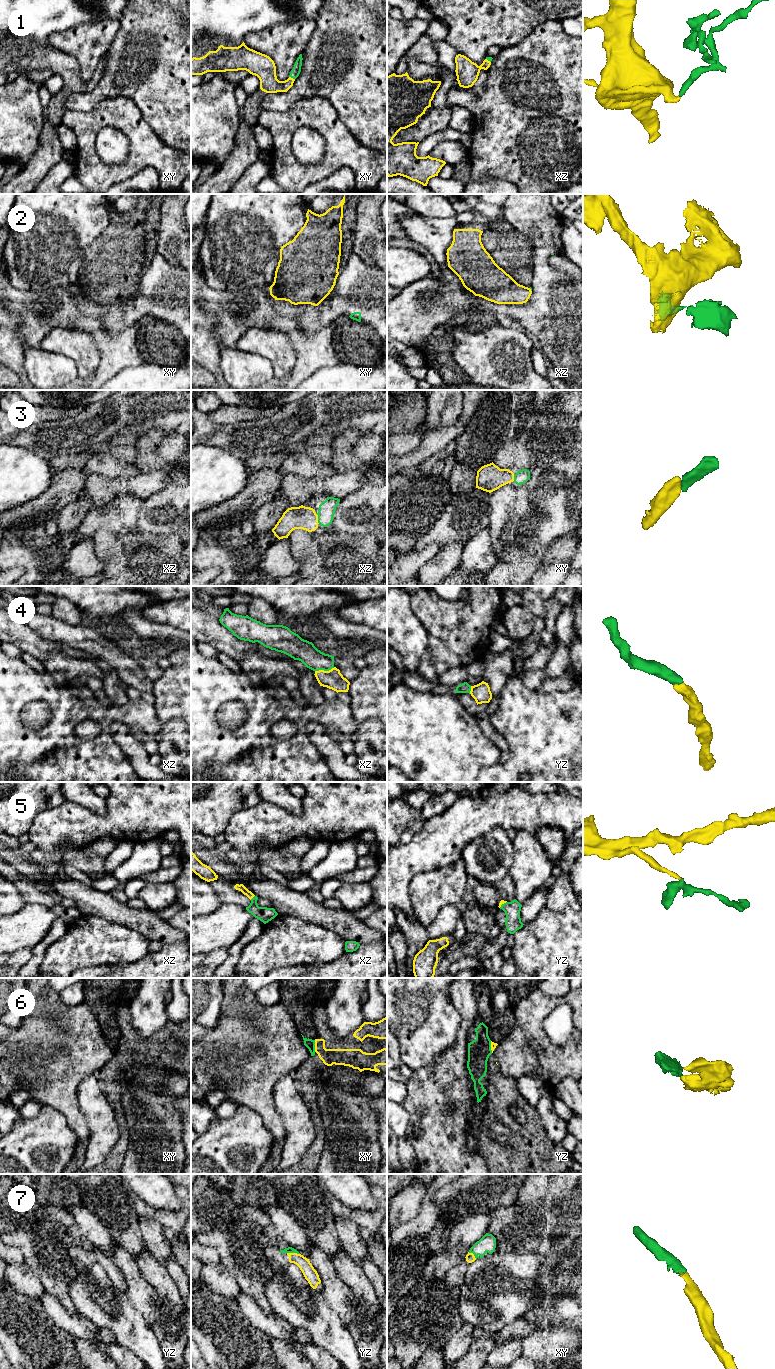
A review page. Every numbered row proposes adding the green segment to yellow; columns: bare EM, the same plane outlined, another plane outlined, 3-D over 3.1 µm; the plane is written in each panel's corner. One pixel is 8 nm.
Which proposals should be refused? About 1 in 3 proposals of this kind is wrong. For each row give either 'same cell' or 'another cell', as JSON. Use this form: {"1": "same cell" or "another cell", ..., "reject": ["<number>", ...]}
{"1": "same cell", "2": "another cell", "3": "same cell", "4": "same cell", "5": "same cell", "6": "another cell", "7": "same cell", "reject": ["2", "6"]}

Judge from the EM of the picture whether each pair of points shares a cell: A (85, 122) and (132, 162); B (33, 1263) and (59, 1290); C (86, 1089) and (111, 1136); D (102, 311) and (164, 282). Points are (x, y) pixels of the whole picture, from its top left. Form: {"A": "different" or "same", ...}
{"A": "same", "B": "same", "C": "same", "D": "same"}

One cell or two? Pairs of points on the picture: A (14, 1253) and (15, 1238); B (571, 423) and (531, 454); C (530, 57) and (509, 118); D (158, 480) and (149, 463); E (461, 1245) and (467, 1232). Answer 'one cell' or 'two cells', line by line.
A: two cells
B: one cell
C: one cell
D: two cells
E: one cell

